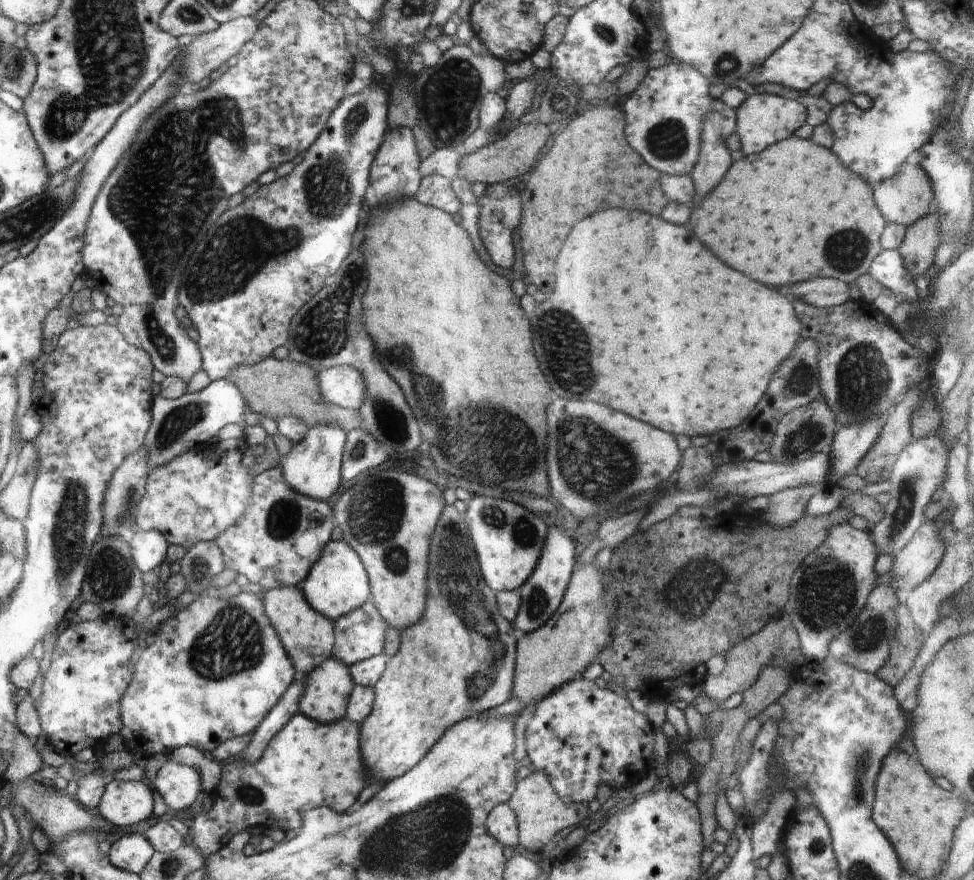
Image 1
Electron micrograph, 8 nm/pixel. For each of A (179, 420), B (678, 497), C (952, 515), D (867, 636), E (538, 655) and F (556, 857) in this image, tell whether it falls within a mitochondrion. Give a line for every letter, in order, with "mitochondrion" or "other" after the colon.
A: mitochondrion
B: other
C: other
D: mitochondrion
E: other
F: other

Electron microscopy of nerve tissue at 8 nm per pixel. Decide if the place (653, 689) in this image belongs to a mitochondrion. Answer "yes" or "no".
no

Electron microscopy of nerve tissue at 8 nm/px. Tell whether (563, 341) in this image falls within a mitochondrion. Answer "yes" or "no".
yes

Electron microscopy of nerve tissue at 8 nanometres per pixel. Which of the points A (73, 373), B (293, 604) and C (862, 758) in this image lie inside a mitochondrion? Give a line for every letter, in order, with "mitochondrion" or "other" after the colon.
A: other
B: other
C: mitochondrion

